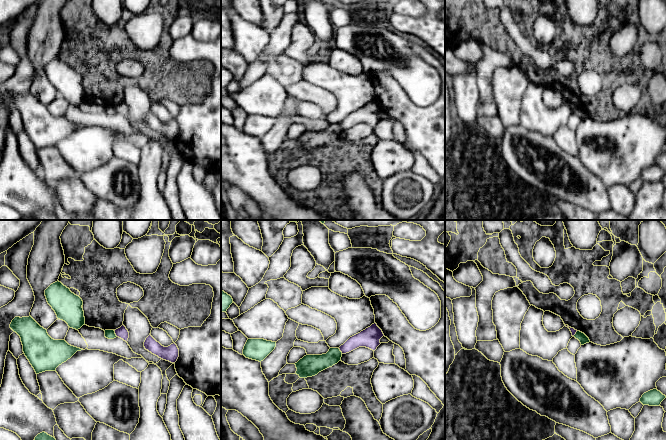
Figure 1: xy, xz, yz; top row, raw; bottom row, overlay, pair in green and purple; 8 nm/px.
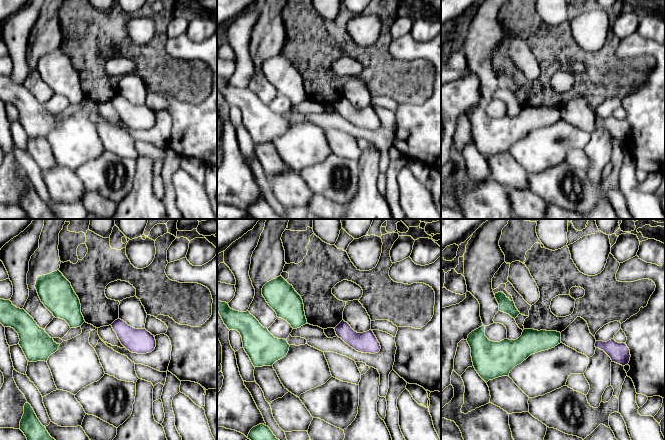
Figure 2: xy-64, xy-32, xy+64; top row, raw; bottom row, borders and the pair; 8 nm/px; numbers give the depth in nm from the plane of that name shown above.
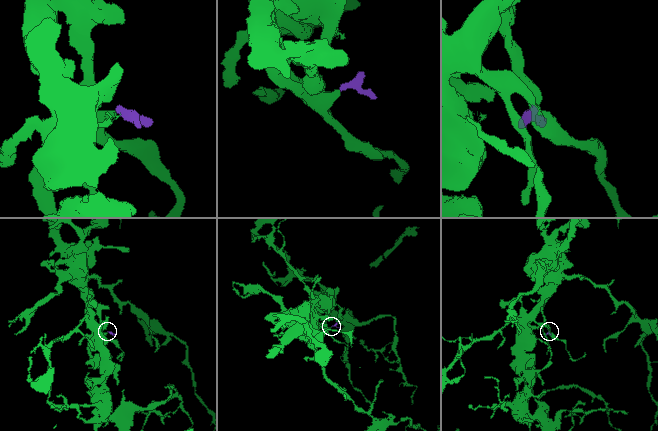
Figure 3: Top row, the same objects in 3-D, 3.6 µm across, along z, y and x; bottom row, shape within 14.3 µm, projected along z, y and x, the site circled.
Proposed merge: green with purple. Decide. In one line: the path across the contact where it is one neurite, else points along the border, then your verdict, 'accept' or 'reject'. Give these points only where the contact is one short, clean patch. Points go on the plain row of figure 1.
border xy (113, 106), (117, 112); reject

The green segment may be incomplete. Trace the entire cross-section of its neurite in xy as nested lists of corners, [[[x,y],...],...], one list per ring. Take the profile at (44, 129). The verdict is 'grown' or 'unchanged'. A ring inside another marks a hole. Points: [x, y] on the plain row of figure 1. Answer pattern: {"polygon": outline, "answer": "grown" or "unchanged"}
{"polygon": [[[31,92],[15,93],[10,104],[16,108],[23,121],[23,128],[36,150],[56,147],[56,144],[83,125],[69,121],[65,116],[52,115],[47,106]]], "answer": "unchanged"}

